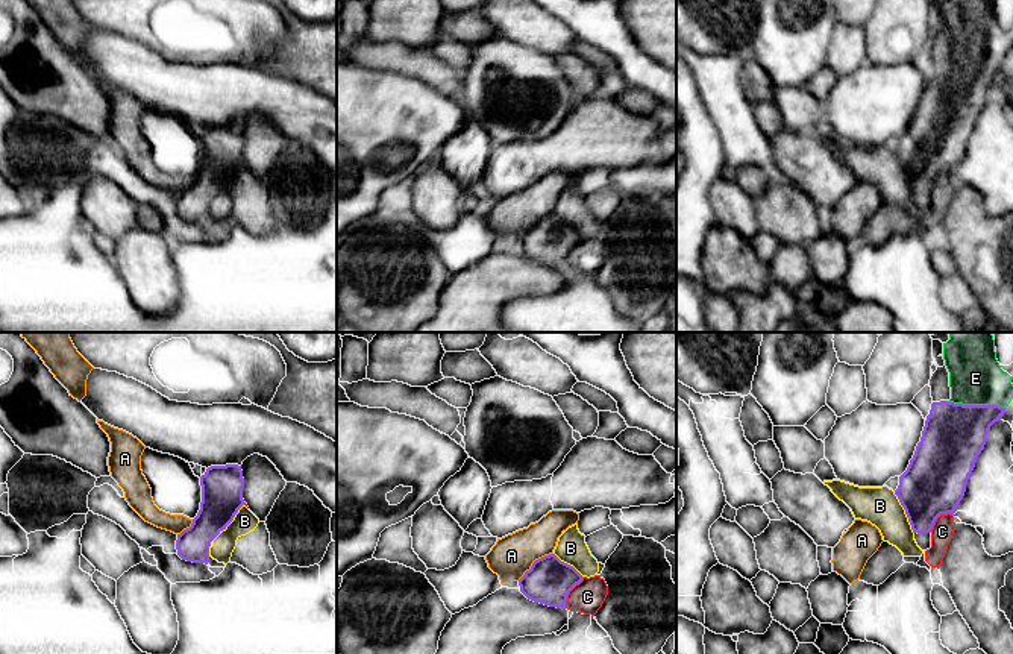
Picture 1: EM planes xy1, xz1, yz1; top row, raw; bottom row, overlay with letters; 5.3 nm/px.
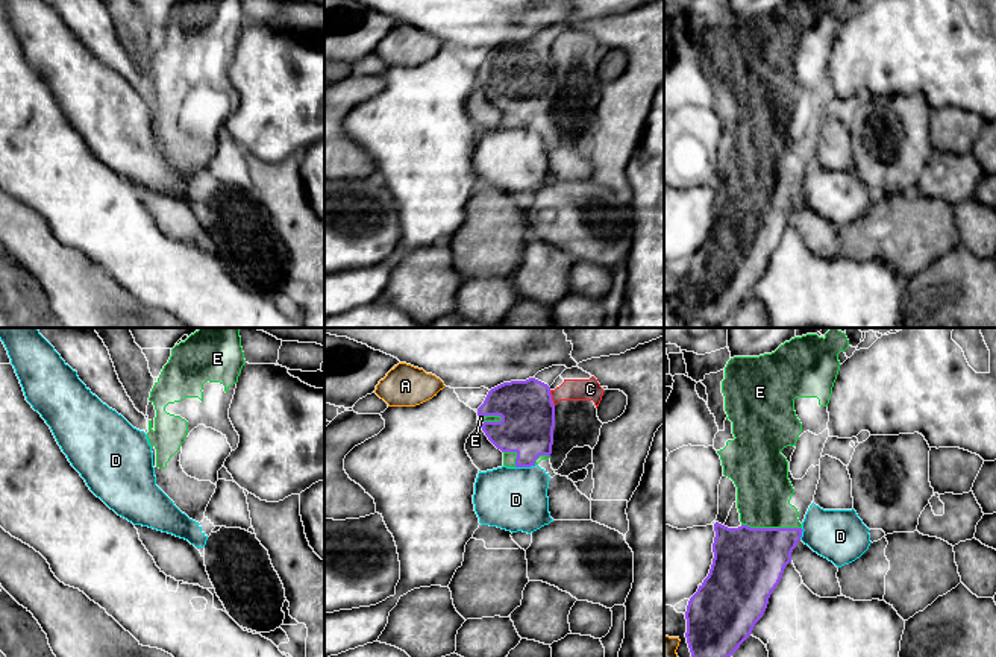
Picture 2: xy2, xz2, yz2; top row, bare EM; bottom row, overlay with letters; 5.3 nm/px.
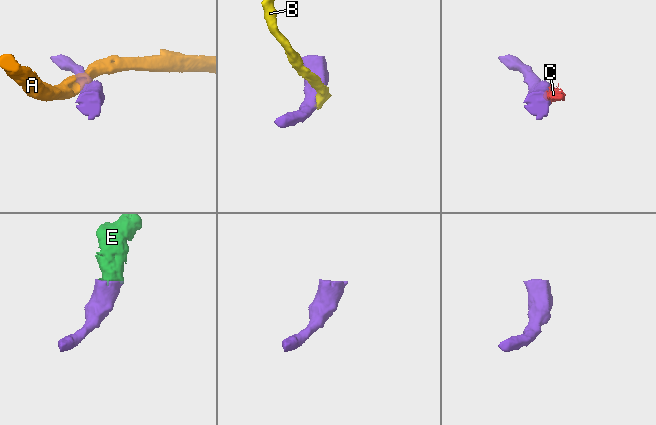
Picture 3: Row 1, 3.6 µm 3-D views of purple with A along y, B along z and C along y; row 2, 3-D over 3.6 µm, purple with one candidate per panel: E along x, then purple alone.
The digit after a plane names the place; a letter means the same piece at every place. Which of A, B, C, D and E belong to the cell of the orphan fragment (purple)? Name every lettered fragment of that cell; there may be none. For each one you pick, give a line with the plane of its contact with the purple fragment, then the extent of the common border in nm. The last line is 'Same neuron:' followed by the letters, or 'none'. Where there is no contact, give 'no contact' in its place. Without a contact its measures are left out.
E: meets purple in yz1; contact 340 nm long
Same neuron: E

